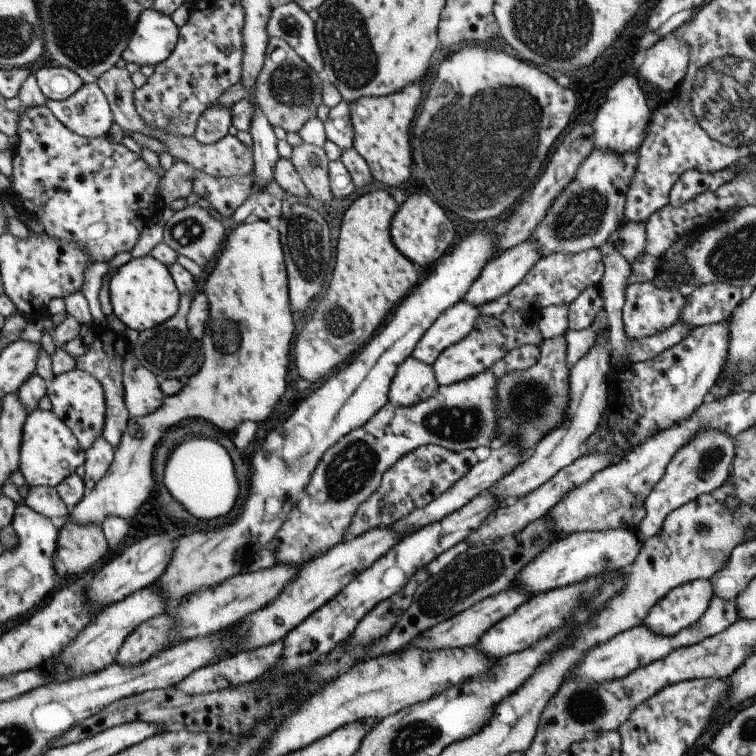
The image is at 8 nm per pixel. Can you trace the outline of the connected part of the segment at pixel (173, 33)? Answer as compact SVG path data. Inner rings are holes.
M145 9L137 17L135 30L132 32L126 47L123 49L120 58L131 64L156 65L165 60L173 50L178 39L178 27L171 21L171 18L159 14L156 10Z

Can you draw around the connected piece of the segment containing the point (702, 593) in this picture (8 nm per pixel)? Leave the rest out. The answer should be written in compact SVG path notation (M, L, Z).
M695 579L672 588L657 604L653 603L643 624L656 635L673 636L701 618L713 596L711 583Z

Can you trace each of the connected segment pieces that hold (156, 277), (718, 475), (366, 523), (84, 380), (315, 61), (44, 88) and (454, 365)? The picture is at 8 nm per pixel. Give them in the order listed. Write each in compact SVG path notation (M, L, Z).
M150 254L131 258L127 264L114 270L108 286L108 295L112 313L125 327L138 333L170 319L177 312L180 297L168 268Z
M701 429L688 443L680 446L671 460L668 460L661 478L653 485L645 499L646 513L637 527L643 540L655 536L662 529L664 518L672 510L697 499L700 495L710 493L715 488L722 489L733 457L734 439L715 429Z
M421 445L404 454L381 475L379 486L356 508L343 540L377 527L389 527L413 509L423 508L452 487L477 462L471 449L453 452L439 445Z
M73 369L55 375L46 383L46 395L50 400L51 412L73 433L81 450L87 451L101 437L105 420L105 397L103 387L88 372Z
M293 2L272 7L270 14L264 26L268 38L284 40L299 60L321 76L322 60L316 43L314 21Z
M44 67L34 74L39 90L46 99L65 100L84 83L72 70L65 67Z
M507 311L496 317L478 317L471 332L460 341L448 346L430 364L439 385L450 385L491 368L503 355L523 345L540 345L542 334L538 325L530 322L528 312Z

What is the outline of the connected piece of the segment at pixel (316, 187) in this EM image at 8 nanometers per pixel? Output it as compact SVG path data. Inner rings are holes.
M302 142L292 147L288 161L302 178L310 196L319 202L329 202L333 198L328 181L329 160L322 148Z

